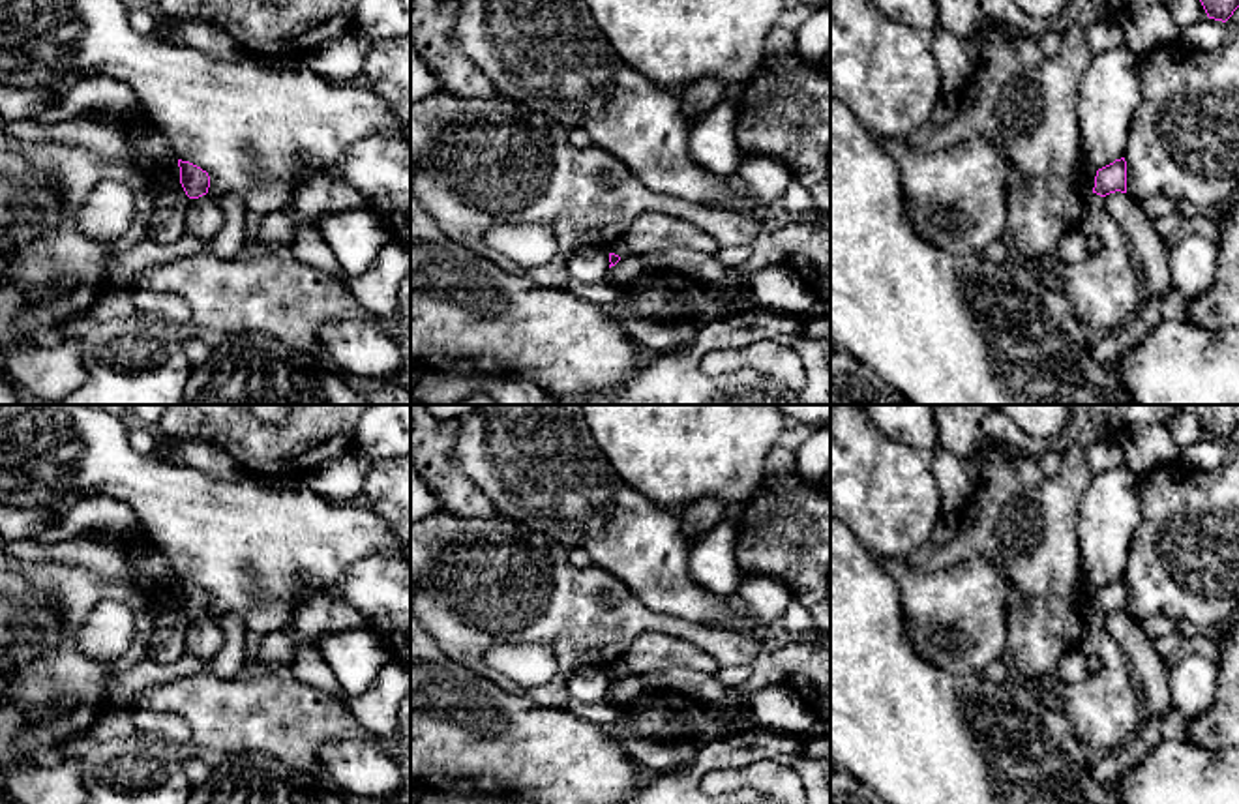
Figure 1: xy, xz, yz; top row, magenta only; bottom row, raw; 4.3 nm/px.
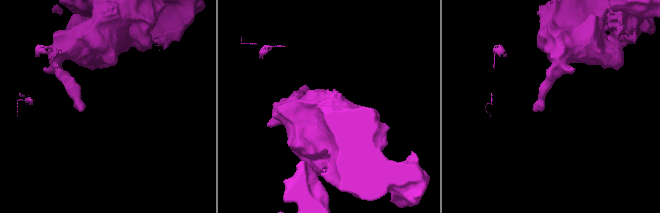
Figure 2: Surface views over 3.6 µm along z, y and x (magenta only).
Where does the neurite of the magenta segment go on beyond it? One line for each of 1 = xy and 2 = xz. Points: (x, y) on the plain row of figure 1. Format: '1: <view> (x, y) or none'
1: none
2: none

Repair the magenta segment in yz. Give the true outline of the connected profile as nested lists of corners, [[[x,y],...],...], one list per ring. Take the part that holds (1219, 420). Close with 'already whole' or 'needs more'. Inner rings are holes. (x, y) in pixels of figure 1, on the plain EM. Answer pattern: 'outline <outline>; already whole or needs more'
outline [[[1175,405],[1200,418],[1209,439],[1226,442],[1239,427],[1239,405]]]; already whole

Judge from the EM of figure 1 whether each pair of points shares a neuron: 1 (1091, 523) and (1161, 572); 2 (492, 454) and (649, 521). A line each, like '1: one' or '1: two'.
1: two
2: one

